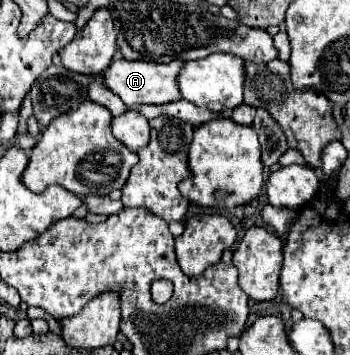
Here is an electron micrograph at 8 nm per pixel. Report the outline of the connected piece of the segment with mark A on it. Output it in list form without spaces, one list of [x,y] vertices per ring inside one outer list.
[[[114,59],[112,65],[102,73],[102,77],[104,77],[104,85],[108,85],[108,89],[112,89],[112,93],[116,93],[126,105],[144,105],[144,103],[164,105],[164,103],[180,99],[176,77],[182,65],[184,61],[172,61],[168,65],[164,63],[160,65],[160,63],[150,63],[150,61]]]

